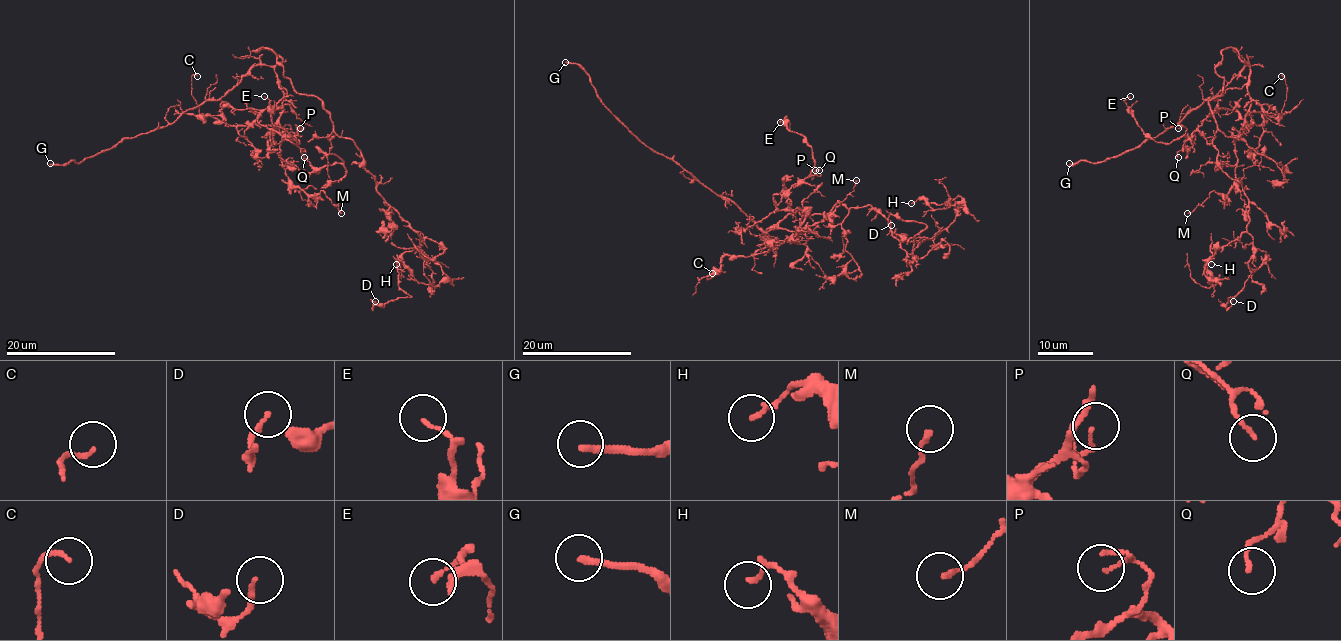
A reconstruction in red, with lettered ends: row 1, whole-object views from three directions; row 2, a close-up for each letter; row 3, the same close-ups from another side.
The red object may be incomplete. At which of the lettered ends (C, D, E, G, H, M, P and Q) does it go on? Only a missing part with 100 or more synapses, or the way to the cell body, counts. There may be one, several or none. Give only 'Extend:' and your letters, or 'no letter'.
Extend: G

